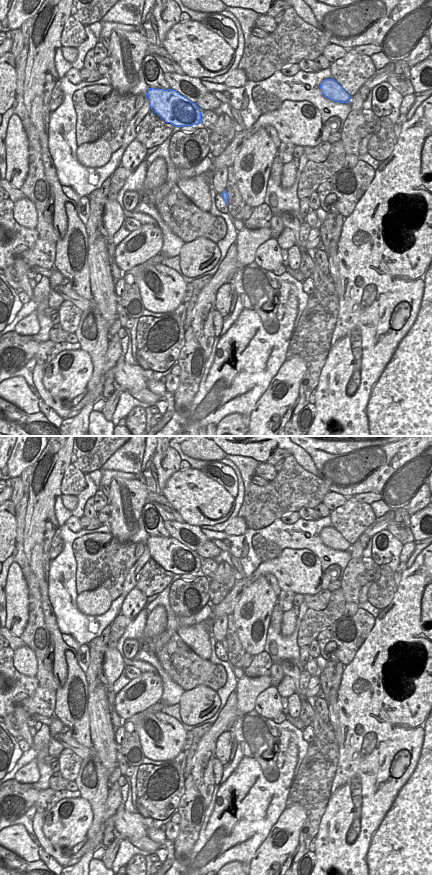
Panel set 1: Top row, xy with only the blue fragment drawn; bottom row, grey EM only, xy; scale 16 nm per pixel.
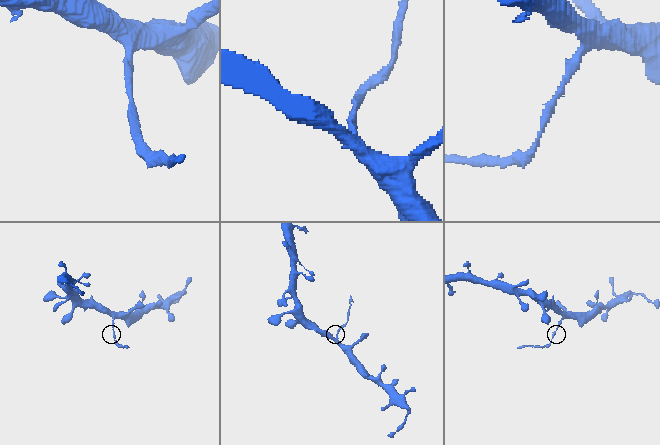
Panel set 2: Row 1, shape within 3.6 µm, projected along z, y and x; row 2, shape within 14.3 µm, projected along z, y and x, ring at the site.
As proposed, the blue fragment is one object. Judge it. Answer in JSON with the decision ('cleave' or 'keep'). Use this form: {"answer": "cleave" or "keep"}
{"answer": "cleave"}

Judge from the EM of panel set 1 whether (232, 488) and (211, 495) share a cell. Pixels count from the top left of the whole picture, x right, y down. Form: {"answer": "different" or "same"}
{"answer": "different"}

